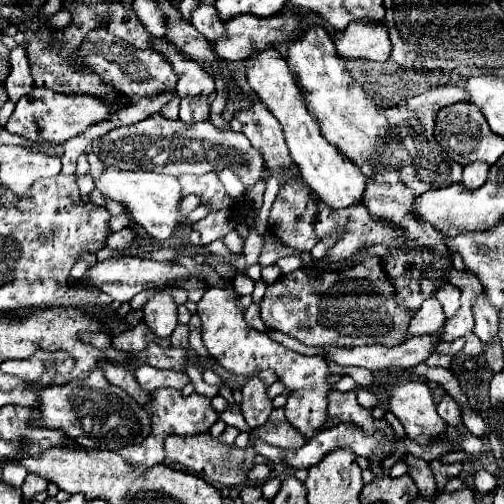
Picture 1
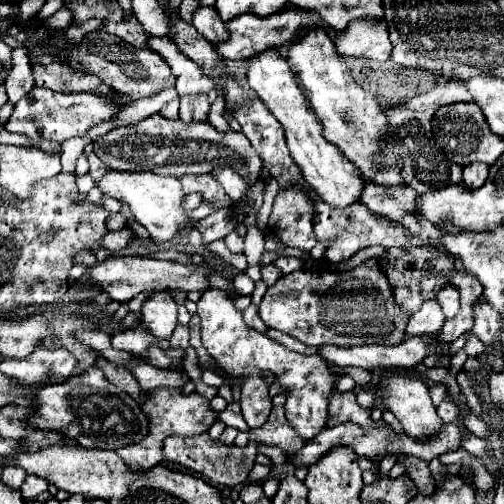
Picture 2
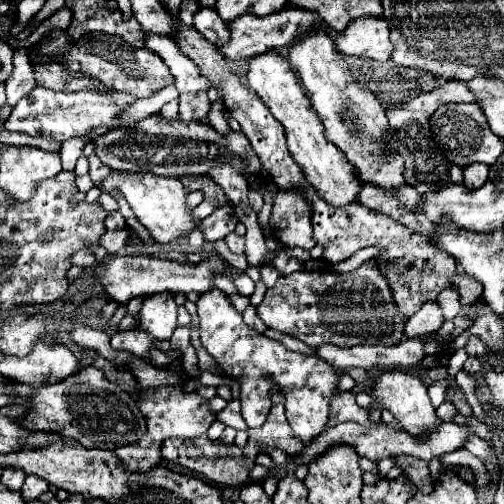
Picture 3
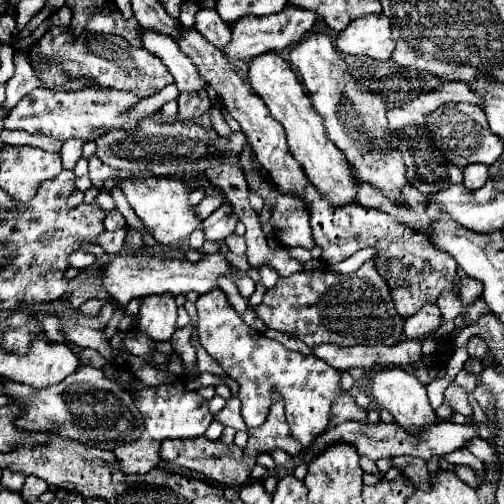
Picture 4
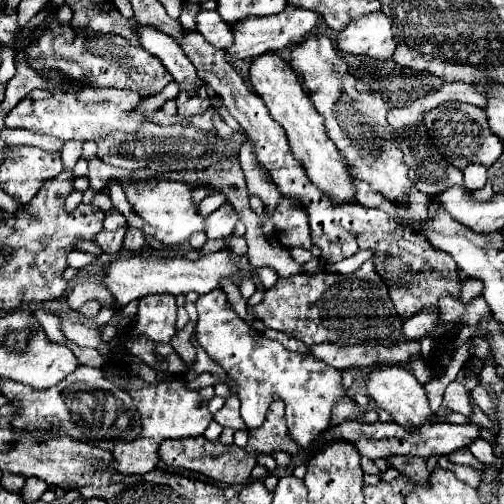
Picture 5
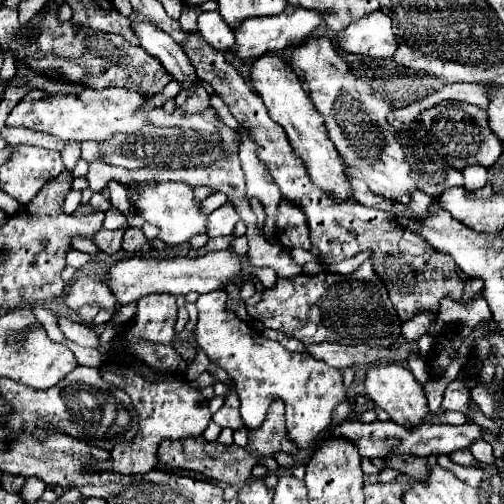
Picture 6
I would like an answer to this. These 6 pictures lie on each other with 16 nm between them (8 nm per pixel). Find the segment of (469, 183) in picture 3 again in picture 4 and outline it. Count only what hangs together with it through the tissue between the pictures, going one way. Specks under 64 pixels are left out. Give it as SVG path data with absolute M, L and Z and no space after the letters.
M470 164L464 168L464 186L468 190L482 188L488 180L488 166L484 164Z

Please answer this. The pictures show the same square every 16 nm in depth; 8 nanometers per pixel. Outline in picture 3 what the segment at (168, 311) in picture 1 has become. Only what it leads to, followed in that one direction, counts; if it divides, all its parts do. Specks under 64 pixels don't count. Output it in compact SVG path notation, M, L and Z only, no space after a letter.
M152 294L140 310L140 328L158 340L168 340L177 327L178 305L172 294Z

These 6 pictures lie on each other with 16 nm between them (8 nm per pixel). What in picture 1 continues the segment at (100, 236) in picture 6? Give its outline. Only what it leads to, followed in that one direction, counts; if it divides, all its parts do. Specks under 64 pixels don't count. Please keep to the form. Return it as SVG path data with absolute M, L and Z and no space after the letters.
M126 228L126 230L120 230L120 232L114 232L112 236L108 236L108 248L114 248L114 250L128 250L132 248L132 244L136 242L136 232L132 228Z

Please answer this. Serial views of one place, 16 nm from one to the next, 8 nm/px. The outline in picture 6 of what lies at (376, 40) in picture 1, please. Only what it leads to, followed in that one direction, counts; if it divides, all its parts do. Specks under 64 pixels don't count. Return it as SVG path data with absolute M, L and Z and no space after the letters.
M372 12L338 32L338 46L350 54L390 58L396 52L398 42L392 34L390 18L382 12Z

